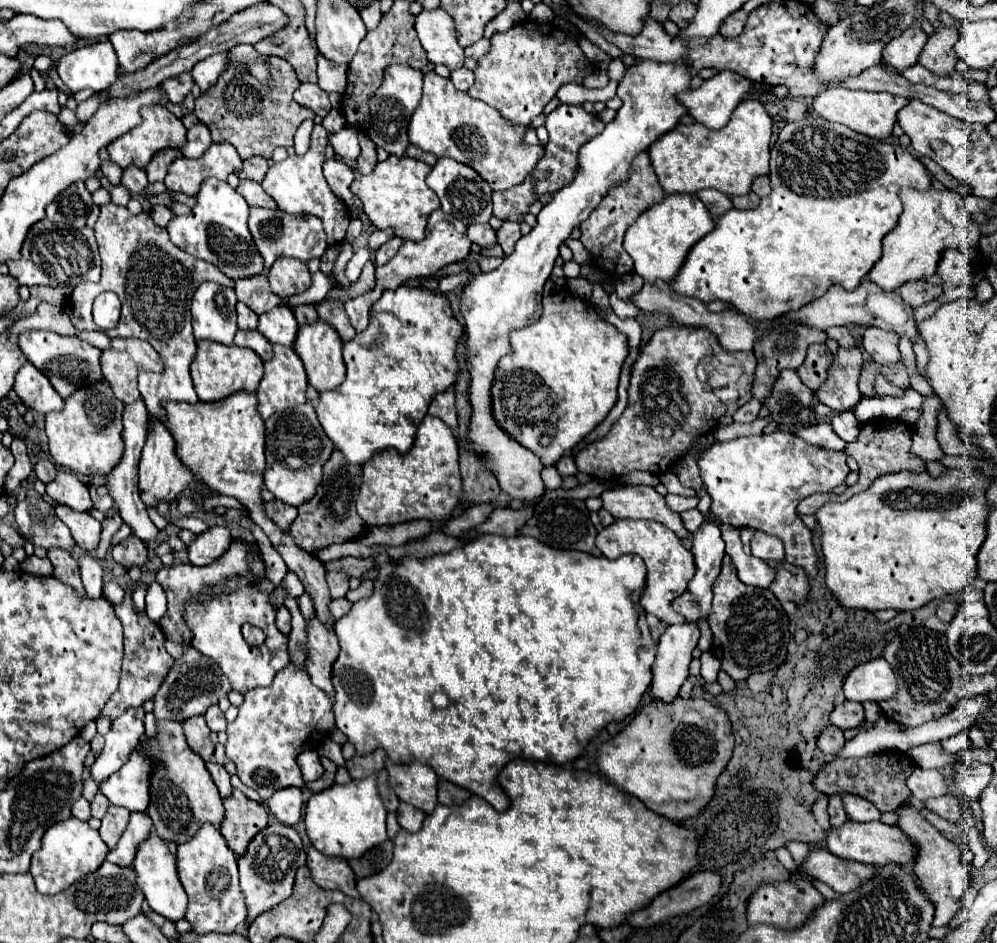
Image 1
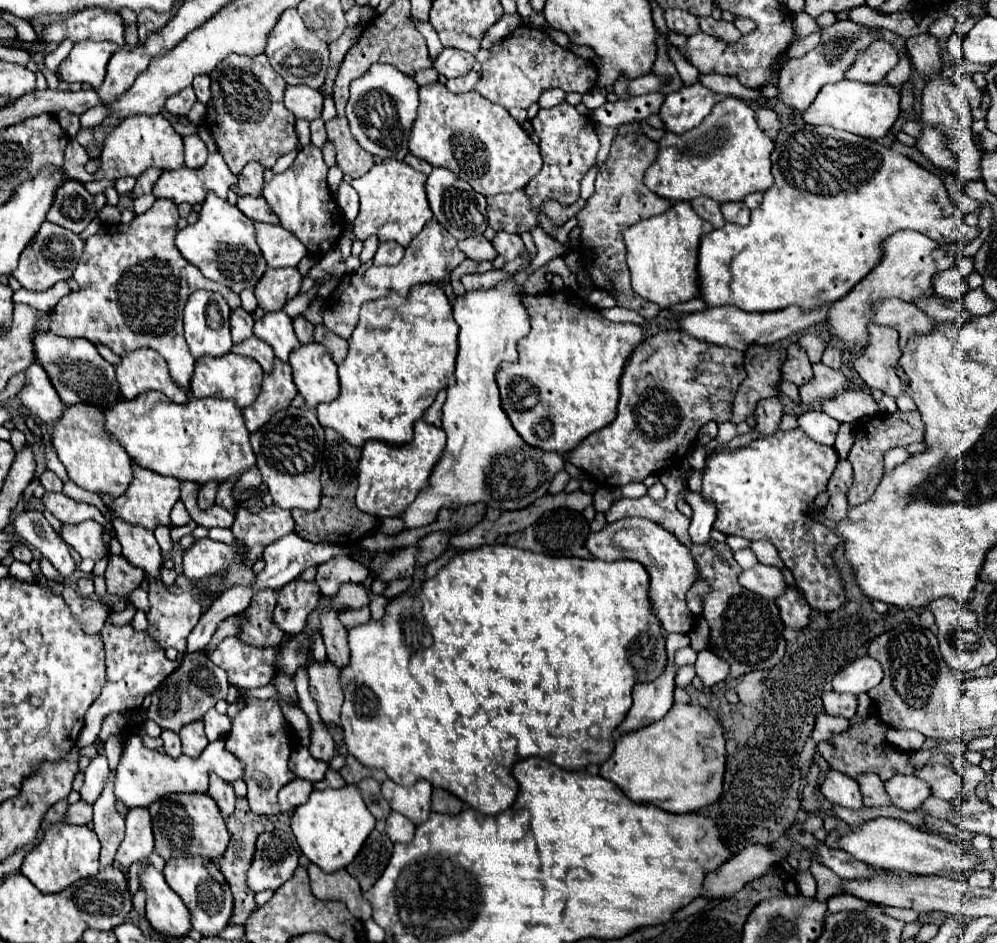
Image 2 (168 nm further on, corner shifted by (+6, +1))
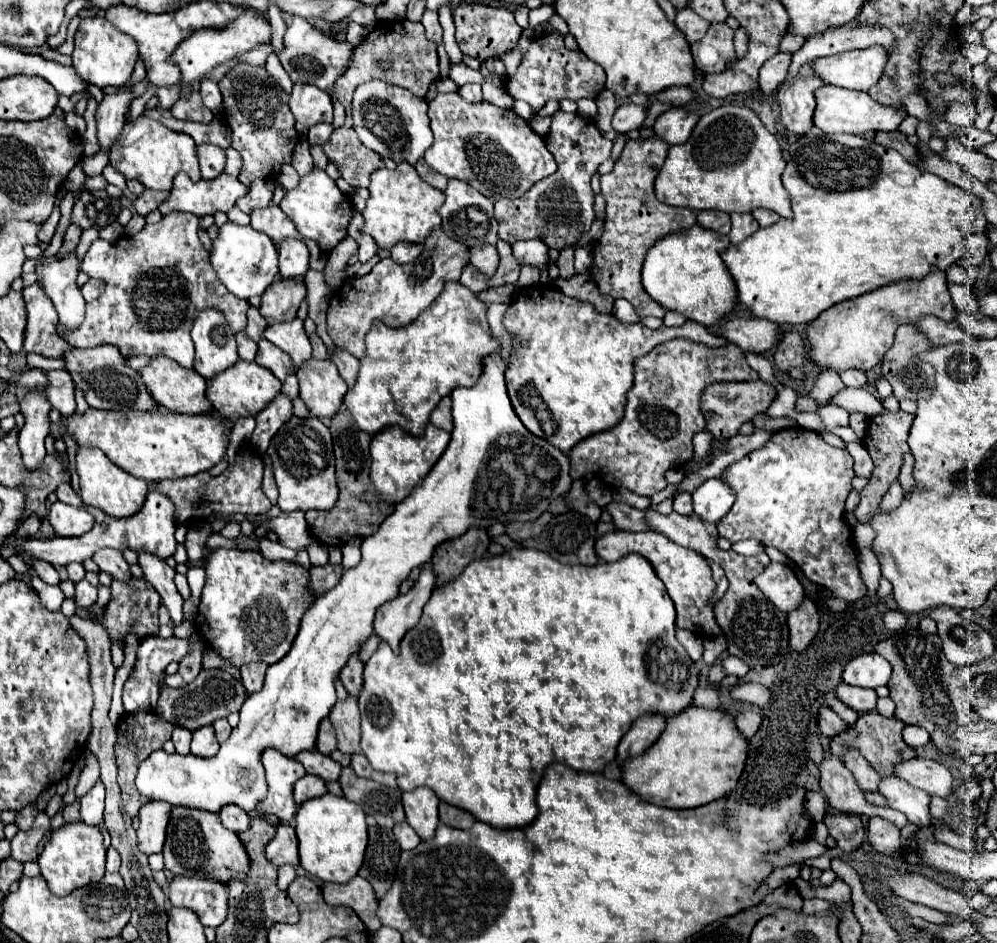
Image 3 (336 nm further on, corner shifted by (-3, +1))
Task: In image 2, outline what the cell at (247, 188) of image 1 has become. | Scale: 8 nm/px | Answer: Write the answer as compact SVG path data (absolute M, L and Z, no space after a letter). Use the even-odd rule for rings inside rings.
M239 197L237 207L241 213L245 213L251 221L261 221L261 223L271 223L279 225L279 217L269 209L267 201L263 197Z

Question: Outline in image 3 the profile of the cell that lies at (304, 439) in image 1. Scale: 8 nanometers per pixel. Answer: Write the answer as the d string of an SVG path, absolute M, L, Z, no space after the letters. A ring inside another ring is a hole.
M292 417L272 437L266 455L272 461L274 479L280 491L278 507L282 511L330 509L336 503L338 487L334 477L334 453L330 429L318 417Z

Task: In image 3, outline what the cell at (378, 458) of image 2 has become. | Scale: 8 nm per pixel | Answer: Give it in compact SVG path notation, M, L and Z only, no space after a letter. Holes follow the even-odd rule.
M428 423L426 433L422 437L410 437L410 433L402 433L402 429L384 429L378 437L372 437L370 443L370 481L376 487L378 495L386 503L400 503L404 497L412 493L412 489L426 477L426 473L436 465L444 449L448 447L450 433Z

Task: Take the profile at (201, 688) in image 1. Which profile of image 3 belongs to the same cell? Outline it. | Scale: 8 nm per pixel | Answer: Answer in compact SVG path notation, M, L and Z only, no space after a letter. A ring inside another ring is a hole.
M202 669L192 683L180 689L164 687L158 699L156 713L176 727L196 731L198 727L212 725L216 719L228 717L232 711L238 711L244 699L246 699L246 689L230 673L222 669Z

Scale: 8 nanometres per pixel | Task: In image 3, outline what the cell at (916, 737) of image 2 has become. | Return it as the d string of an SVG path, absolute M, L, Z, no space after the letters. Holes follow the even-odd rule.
M904 727L904 741L916 749L926 745L930 741L930 735L926 733L926 729L920 729L920 727Z

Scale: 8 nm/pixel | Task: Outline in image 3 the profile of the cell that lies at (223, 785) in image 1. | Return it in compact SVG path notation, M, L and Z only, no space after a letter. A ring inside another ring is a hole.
M224 805L220 809L220 819L222 819L222 825L228 827L230 831L246 831L250 825L248 813L238 805Z

